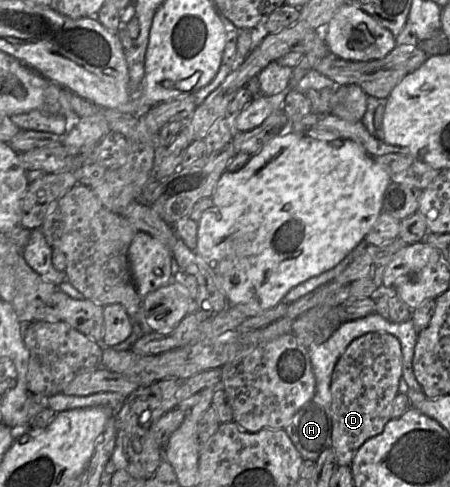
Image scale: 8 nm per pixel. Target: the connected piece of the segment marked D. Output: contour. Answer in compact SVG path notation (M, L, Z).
M380 331L368 332L352 341L337 361L331 379L332 448L339 465L351 467L357 450L366 440L380 434L391 419L393 401L399 393L402 362L402 349L398 338Z

